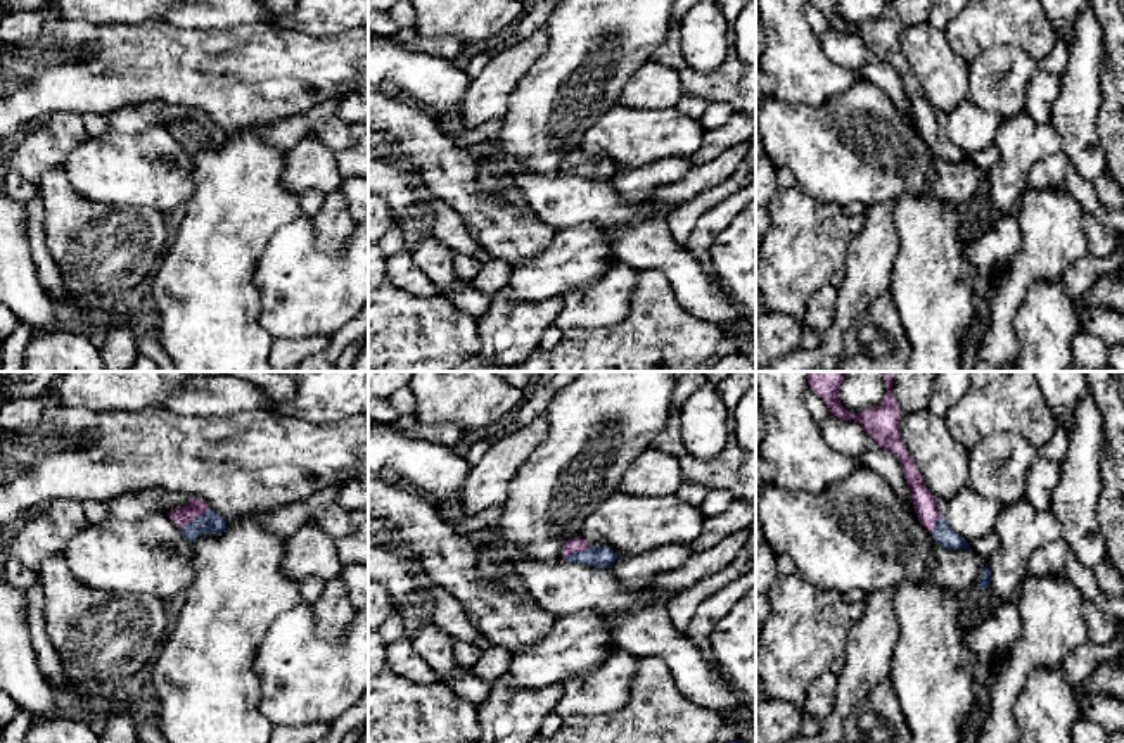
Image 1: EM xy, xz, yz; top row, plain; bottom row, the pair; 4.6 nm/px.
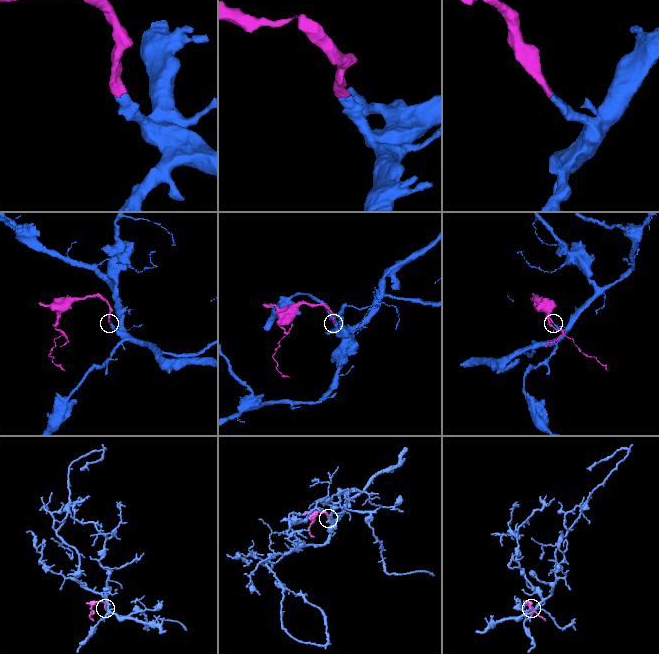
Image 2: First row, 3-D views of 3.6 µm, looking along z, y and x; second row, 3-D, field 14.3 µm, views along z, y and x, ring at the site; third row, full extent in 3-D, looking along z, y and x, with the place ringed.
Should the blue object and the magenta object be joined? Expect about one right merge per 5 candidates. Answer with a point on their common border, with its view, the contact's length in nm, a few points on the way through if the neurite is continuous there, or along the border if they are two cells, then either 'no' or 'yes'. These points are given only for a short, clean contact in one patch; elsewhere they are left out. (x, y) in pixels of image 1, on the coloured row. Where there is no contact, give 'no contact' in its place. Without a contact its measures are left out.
meets blue in xy at (196, 519); contact 170 nm long; runs through xy (210, 522), (196, 519), (182, 515); yes

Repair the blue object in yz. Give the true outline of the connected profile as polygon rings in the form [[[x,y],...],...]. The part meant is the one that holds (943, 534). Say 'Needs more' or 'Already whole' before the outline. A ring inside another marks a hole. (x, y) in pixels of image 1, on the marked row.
Needs more. [[[808,372],[808,385],[825,401],[833,416],[858,422],[882,449],[897,456],[910,487],[915,513],[936,543],[948,549],[967,549],[970,544],[956,534],[939,513],[937,498],[927,489],[899,437],[899,418],[903,415],[892,394],[892,372],[882,372],[887,389],[882,403],[861,413],[847,411],[839,401],[839,387],[844,380],[844,373],[846,372]]]

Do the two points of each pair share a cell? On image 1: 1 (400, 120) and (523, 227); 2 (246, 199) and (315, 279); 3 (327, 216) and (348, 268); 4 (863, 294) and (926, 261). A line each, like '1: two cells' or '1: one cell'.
1: one cell
2: two cells
3: two cells
4: two cells

